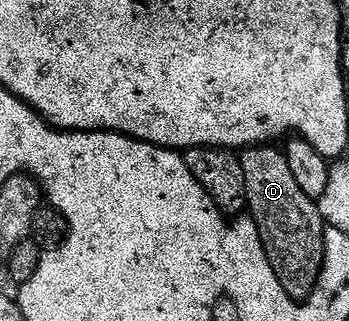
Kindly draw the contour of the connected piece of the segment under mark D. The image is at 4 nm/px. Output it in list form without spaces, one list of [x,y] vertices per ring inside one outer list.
[[[270,144],[248,147],[239,155],[246,181],[247,211],[262,236],[266,256],[282,288],[297,300],[309,298],[320,279],[324,263],[326,223],[319,203],[307,196],[291,175],[283,151]]]

